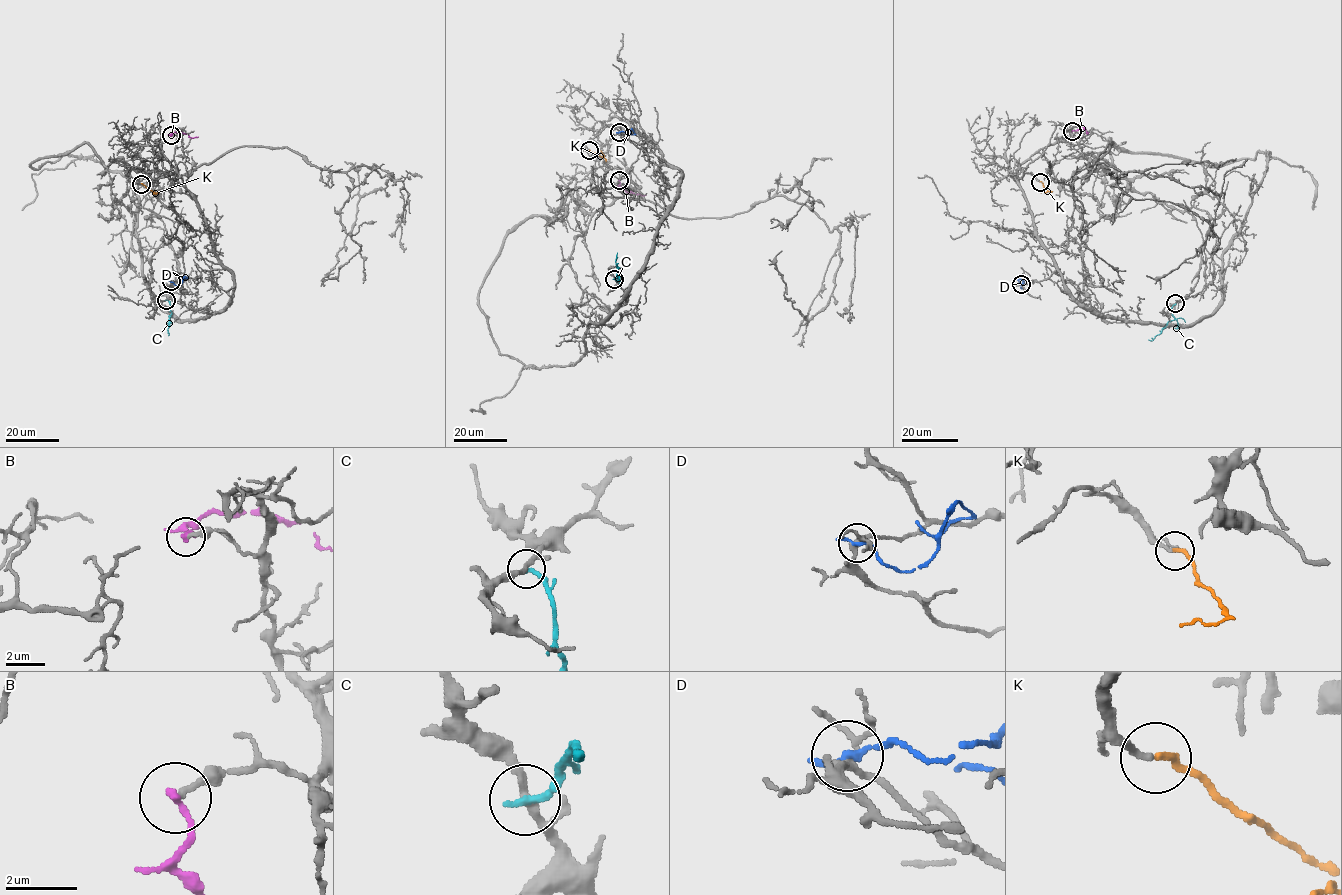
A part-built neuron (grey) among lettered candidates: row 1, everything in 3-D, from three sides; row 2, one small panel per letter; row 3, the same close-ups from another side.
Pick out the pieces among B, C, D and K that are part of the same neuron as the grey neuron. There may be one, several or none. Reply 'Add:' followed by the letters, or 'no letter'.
Add: B, K

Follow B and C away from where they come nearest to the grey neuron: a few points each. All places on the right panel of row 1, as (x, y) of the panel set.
B: (1072, 131), (1085, 128), (1088, 132)
C: (1175, 303), (1171, 309), (1175, 319), (1152, 340), (1148, 340)

